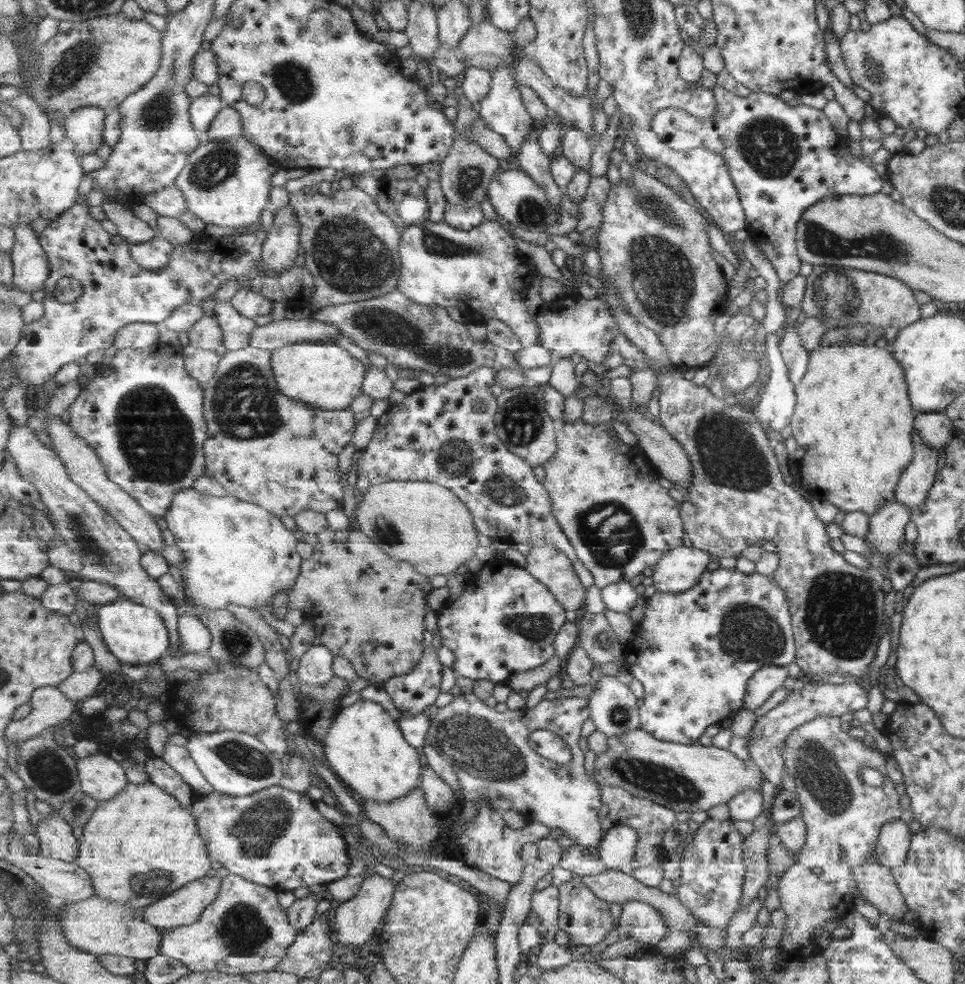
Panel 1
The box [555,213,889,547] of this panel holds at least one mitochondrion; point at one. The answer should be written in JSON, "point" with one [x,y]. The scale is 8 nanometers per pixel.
{"point":[729,456]}

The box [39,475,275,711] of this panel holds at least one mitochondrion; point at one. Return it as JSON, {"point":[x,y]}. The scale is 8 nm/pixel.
{"point":[99,555]}

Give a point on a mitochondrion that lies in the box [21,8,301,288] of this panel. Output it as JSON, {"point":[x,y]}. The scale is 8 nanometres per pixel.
{"point":[157,113]}

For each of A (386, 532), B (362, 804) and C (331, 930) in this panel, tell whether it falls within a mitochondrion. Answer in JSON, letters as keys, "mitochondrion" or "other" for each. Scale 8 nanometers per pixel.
{"A":"mitochondrion","B":"other","C":"other"}

